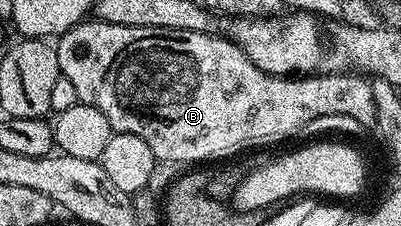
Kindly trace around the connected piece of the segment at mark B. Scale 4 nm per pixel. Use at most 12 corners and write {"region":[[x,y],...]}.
{"region":[[99,21],[60,73],[156,160],[204,165],[323,115],[359,73],[271,75],[207,31]]}

